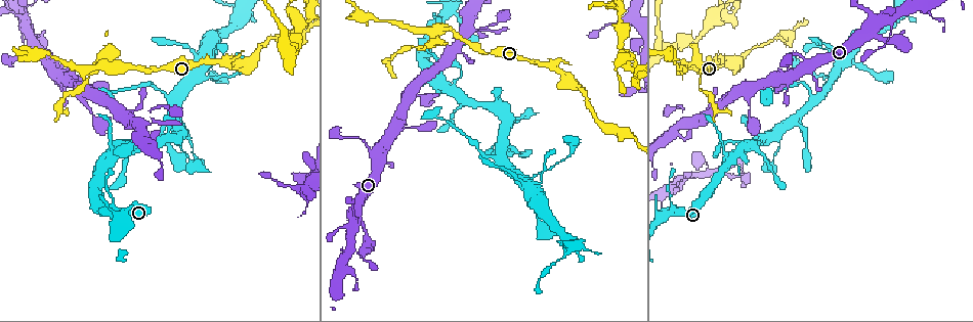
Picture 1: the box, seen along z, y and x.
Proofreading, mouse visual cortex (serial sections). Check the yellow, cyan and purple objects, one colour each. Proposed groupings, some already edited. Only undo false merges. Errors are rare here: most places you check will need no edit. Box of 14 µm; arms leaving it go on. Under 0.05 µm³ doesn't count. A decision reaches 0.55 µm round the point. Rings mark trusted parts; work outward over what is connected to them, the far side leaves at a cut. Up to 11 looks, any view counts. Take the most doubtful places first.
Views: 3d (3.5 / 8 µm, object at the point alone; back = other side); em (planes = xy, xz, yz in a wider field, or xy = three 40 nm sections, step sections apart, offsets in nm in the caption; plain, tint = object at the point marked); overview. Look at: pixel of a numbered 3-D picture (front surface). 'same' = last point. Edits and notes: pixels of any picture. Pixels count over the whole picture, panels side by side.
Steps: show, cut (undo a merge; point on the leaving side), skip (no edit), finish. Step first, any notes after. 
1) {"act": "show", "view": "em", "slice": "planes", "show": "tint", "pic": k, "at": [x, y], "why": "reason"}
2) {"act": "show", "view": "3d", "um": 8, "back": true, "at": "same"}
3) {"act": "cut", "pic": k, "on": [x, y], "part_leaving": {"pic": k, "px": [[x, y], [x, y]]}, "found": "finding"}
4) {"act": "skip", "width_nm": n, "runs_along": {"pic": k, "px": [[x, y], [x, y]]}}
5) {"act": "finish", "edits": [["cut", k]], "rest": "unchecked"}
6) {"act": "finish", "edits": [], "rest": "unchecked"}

{"act": "show", "view": "3d", "um": 3.5, "pic": 1, "at": [579, 86], "why": "sharp bend"}

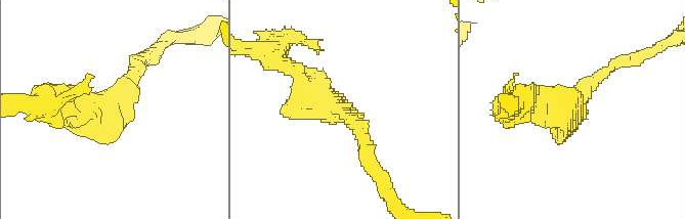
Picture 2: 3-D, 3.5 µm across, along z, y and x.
{"act": "show", "view": "em", "slice": "planes", "show": "tint", "pic": 2, "at": [118, 104], "arm_widths_nm": [200, 350], "why": "shape alone is not enough"}

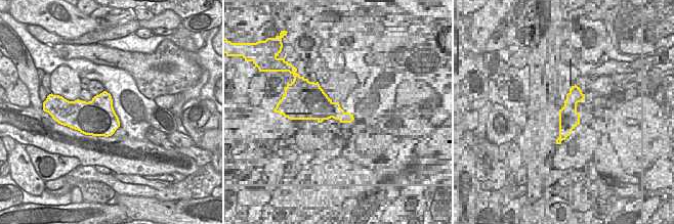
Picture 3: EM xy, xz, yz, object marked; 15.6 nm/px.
{"act": "skip", "runs_along": {"pic": 2, "px": [[301, 82], [348, 114], [367, 158]]}, "found": "continuous, no second cell"}

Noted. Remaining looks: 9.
{"act": "show", "view": "3d", "um": 3.5, "pic": 1, "at": [701, 77], "why": "thin neck"}

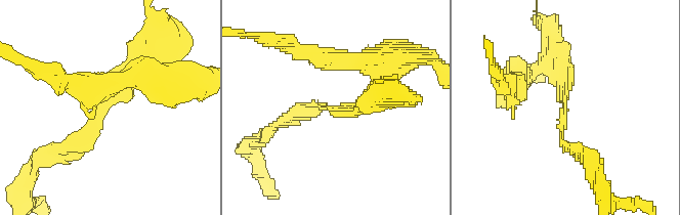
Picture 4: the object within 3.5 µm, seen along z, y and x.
{"act": "show", "view": "em", "slice": "xy", "step": 2, "show": "tint", "pic": 4, "at": [105, 106], "arm_widths_nm": [150, 200], "why": "now the EM"}

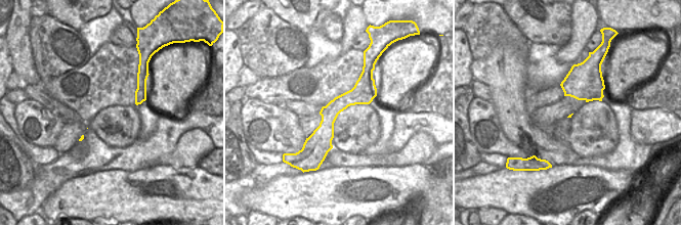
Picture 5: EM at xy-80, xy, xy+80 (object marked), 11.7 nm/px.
{"act": "skip", "runs_along": {"pic": 4, "px": [[135, 55], [91, 137], [62, 146]]}, "found": "all the same cell"}

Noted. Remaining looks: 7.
{"act": "show", "view": "3d", "um": 3.5, "pic": 1, "at": [462, 104], "why": "sharp bend"}

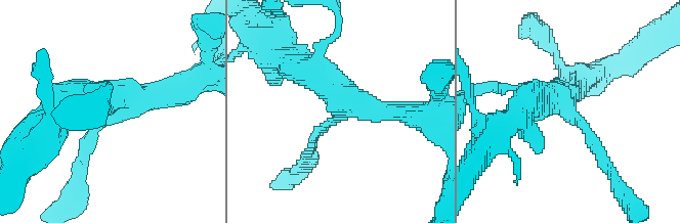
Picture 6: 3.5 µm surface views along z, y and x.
{"act": "show", "view": "em", "slice": "xy", "step": 2, "show": "tint", "pic": 6, "at": [114, 110], "arms": 3, "arm_widths_nm": [150, 250, 450]}

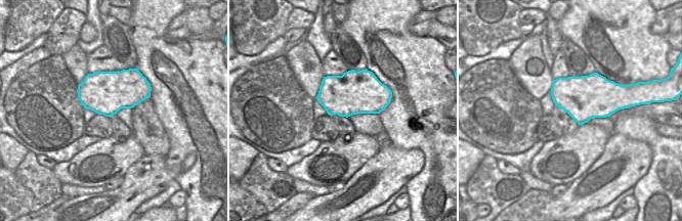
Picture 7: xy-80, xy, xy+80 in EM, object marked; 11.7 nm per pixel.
{"act": "skip", "width_nm": 500, "runs_along": {"pic": 6, "px": [[527, 105], [556, 95], [604, 155]]}, "found": "all the same cell"}

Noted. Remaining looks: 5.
{"act": "show", "view": "3d", "um": 3.5, "pic": 1, "at": [774, 155], "why": "a narrow waist"}

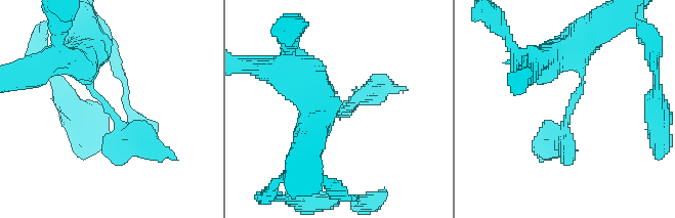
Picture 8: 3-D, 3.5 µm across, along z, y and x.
{"act": "show", "view": "em", "slice": "xy", "step": 1, "show": "tint", "pic": 8, "at": [114, 116], "why": "now the EM"}

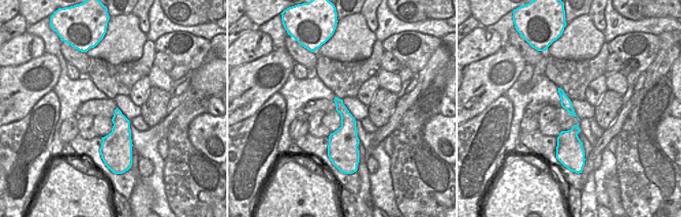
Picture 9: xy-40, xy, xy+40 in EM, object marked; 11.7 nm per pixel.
{"act": "show", "view": "em", "slice": "xy", "step": 2, "show": "tint", "at": "same"}

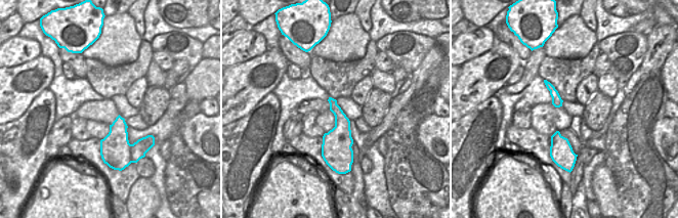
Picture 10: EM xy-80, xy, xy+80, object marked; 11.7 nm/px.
{"act": "skip", "runs_along": {"pic": 8, "px": [[88, 50], [88, 85], [161, 154]]}, "found": "all the same cell"}

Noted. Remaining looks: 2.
{"act": "finish", "edits": [], "rest": "unchecked"}

